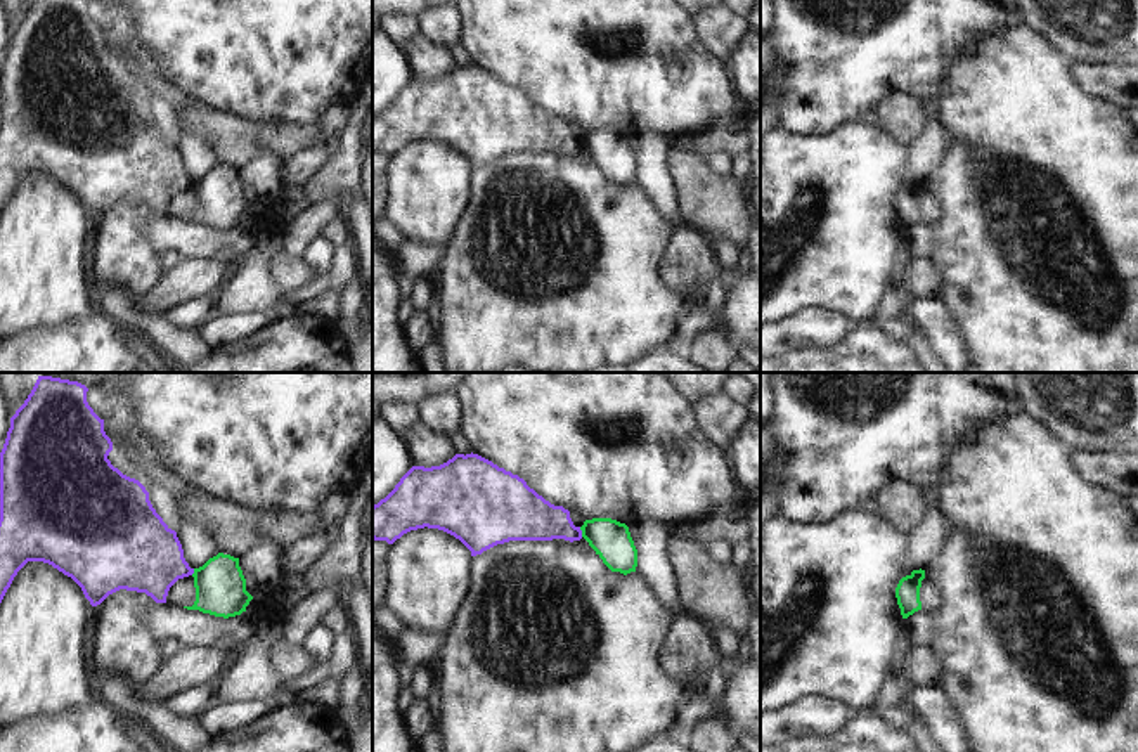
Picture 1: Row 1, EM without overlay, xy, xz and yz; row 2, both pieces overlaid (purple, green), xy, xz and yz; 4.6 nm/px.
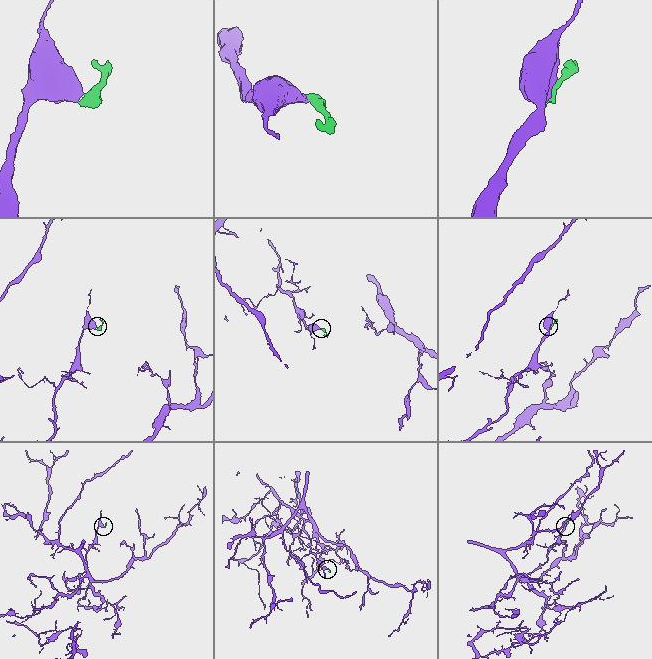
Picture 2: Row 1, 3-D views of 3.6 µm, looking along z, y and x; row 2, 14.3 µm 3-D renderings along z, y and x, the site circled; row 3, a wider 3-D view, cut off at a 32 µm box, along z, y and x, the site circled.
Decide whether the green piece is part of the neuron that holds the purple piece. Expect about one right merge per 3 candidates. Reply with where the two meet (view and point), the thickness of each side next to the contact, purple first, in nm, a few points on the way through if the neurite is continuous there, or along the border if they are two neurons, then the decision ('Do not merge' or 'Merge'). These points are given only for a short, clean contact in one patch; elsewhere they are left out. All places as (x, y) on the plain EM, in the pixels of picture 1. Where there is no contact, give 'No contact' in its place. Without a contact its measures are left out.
Touches purple at xz (581, 144). Thickness 220 nm (purple) against 180 nm. Boundary: xz (579, 139), (582, 148). Do not merge

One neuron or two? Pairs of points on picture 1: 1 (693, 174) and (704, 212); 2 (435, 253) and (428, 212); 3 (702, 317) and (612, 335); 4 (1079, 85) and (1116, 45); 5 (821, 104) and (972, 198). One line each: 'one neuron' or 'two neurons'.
1: one neuron
2: two neurons
3: two neurons
4: two neurons
5: two neurons

